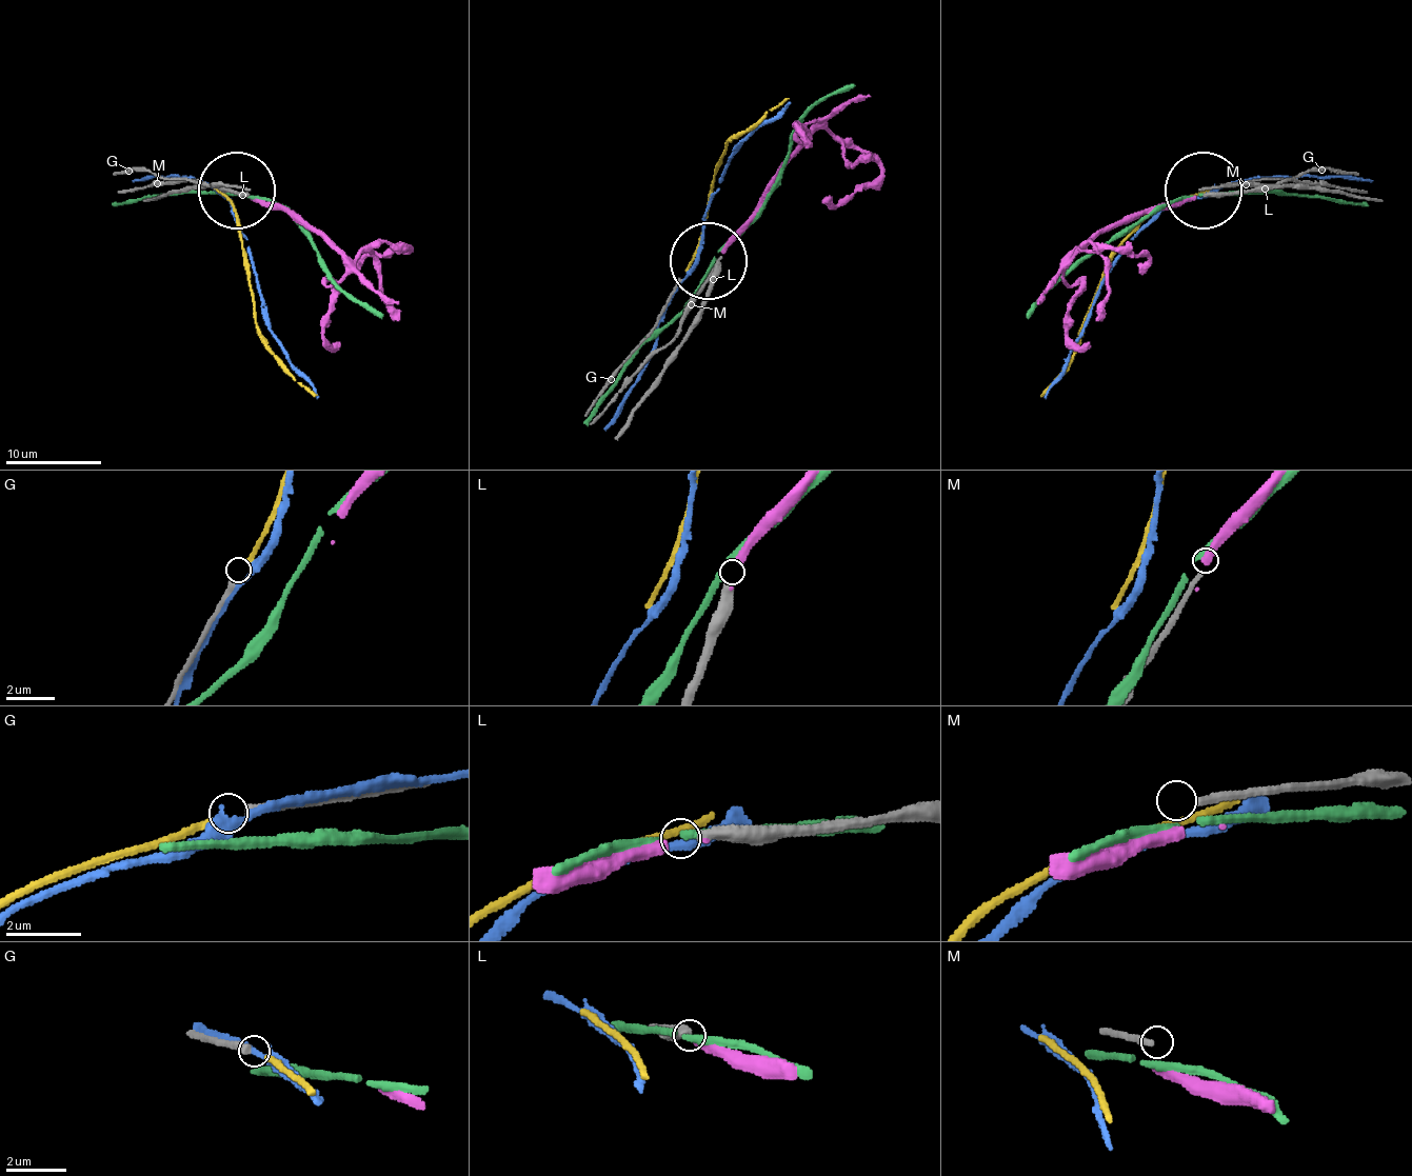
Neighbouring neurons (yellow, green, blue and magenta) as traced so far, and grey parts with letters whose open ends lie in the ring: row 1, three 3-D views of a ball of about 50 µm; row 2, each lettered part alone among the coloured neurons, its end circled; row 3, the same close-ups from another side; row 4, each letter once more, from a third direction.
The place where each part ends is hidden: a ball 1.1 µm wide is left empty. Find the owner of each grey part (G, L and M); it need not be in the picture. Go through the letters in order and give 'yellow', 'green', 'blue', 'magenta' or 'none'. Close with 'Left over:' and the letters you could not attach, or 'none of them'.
G: yellow
L: magenta
M: none
Left over: M

